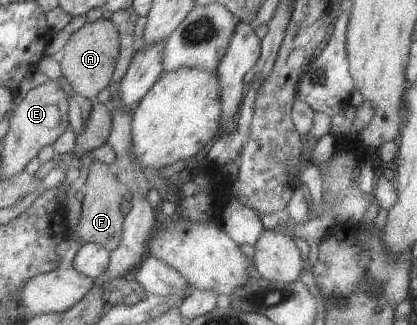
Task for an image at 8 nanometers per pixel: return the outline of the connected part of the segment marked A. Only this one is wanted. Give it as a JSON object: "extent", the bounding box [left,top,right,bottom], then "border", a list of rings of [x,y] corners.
{"extent":[59,19,119,99],"border":[[[96,19],[84,23],[81,29],[72,33],[63,45],[62,59],[59,61],[62,76],[76,95],[85,99],[96,97],[111,82],[115,58],[119,51],[119,36],[115,24],[109,19]]]}

